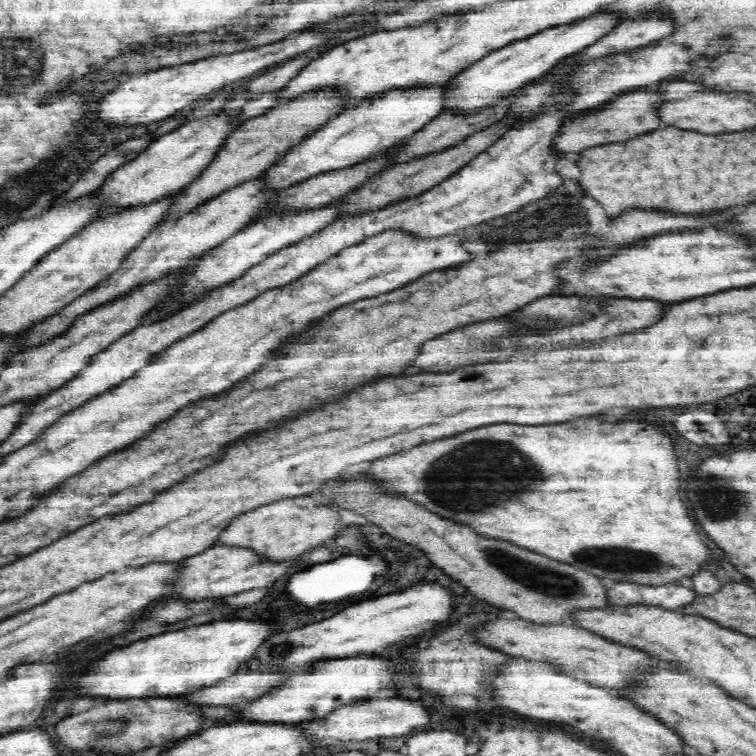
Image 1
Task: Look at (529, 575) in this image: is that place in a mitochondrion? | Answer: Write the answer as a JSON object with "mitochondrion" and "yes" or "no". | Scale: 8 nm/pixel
{"mitochondrion":"yes"}

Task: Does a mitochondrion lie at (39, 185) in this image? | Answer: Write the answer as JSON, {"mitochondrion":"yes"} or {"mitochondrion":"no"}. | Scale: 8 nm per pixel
{"mitochondrion":"yes"}

